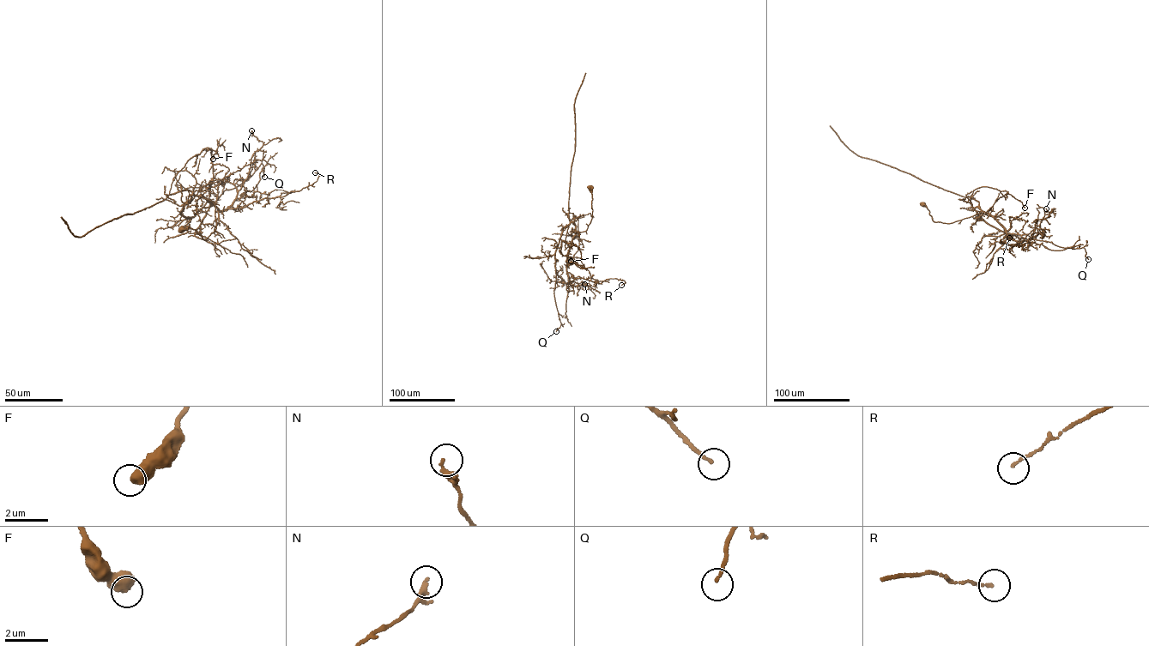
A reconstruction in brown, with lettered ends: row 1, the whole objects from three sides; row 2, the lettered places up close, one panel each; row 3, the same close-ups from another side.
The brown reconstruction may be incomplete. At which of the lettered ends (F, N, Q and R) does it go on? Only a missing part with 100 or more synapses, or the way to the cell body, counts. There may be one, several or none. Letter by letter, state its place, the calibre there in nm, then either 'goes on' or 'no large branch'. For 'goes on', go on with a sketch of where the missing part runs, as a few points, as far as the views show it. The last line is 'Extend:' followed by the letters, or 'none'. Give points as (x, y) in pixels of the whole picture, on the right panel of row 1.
F: place (1025, 208); calibre 650 nm; no large branch
N: place (1046, 208); calibre 180 nm; no large branch
Q: place (1088, 259); calibre 140 nm; no large branch
R: place (1009, 238); calibre 120 nm; no large branch
Extend: none

